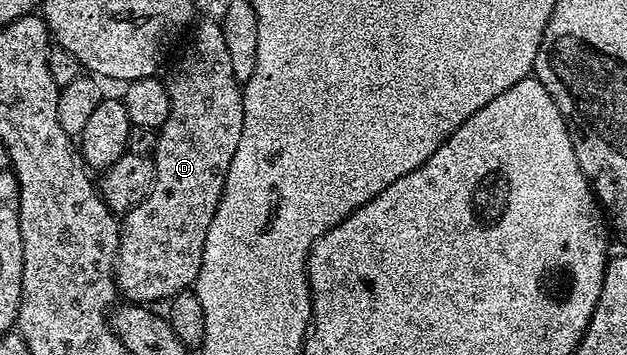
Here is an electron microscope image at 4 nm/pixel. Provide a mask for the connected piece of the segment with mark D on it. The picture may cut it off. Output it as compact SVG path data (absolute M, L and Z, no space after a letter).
M214 19L206 20L196 28L193 29L194 41L183 50L182 57L171 66L170 73L164 76L170 113L161 128L157 129L158 145L152 153L154 185L146 199L120 220L114 282L127 301L143 306L157 305L157 300L169 301L176 293L187 291L198 279L208 226L212 226L212 218L222 197L236 146L240 146L240 134L244 130L242 88L236 74L232 74L232 61L228 55L228 45L224 43L222 25Z

